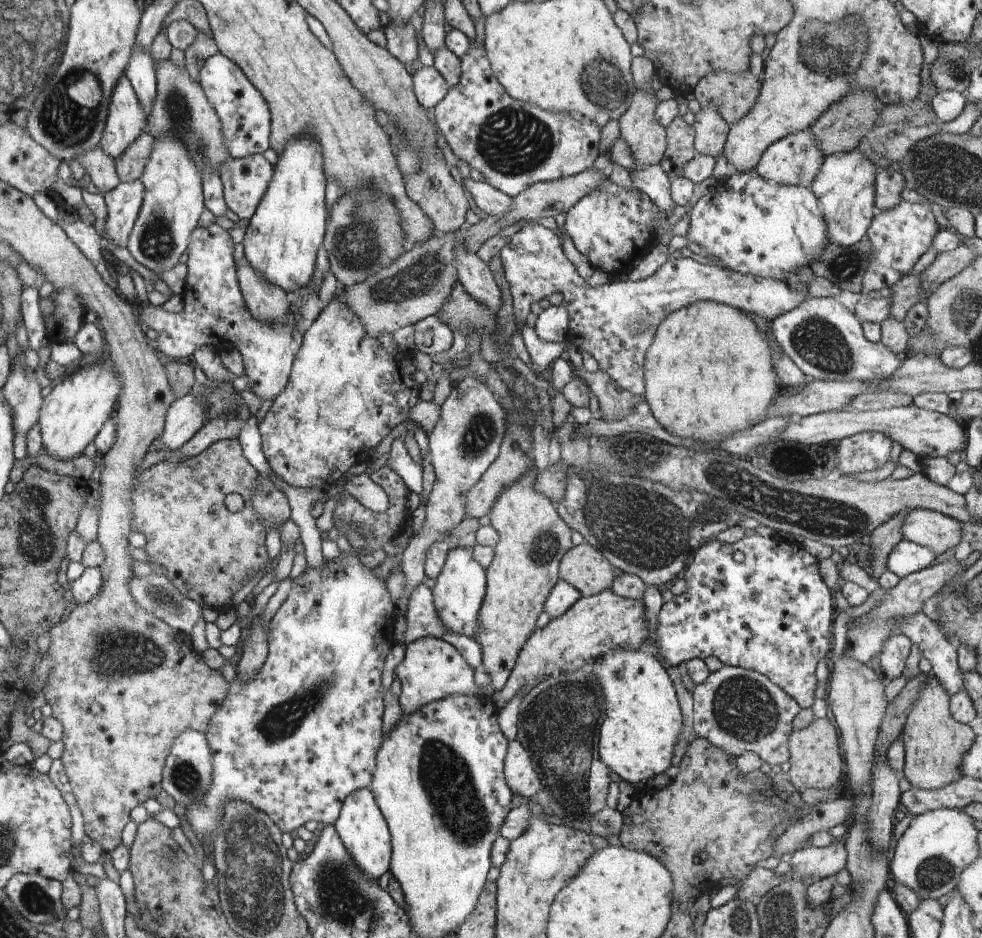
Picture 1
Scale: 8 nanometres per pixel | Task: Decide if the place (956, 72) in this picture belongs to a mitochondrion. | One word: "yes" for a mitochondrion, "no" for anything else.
yes

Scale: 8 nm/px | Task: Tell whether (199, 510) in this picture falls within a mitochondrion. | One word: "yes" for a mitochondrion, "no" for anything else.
no

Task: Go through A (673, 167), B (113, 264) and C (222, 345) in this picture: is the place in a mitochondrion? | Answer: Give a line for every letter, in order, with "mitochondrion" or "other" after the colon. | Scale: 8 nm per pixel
A: other
B: other
C: other

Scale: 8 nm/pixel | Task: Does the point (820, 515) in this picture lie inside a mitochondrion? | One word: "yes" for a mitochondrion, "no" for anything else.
yes

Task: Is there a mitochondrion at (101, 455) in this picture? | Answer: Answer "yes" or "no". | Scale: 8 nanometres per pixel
no

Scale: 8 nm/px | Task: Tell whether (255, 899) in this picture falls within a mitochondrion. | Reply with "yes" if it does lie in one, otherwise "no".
yes

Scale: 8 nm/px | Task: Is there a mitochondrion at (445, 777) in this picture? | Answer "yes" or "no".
yes

